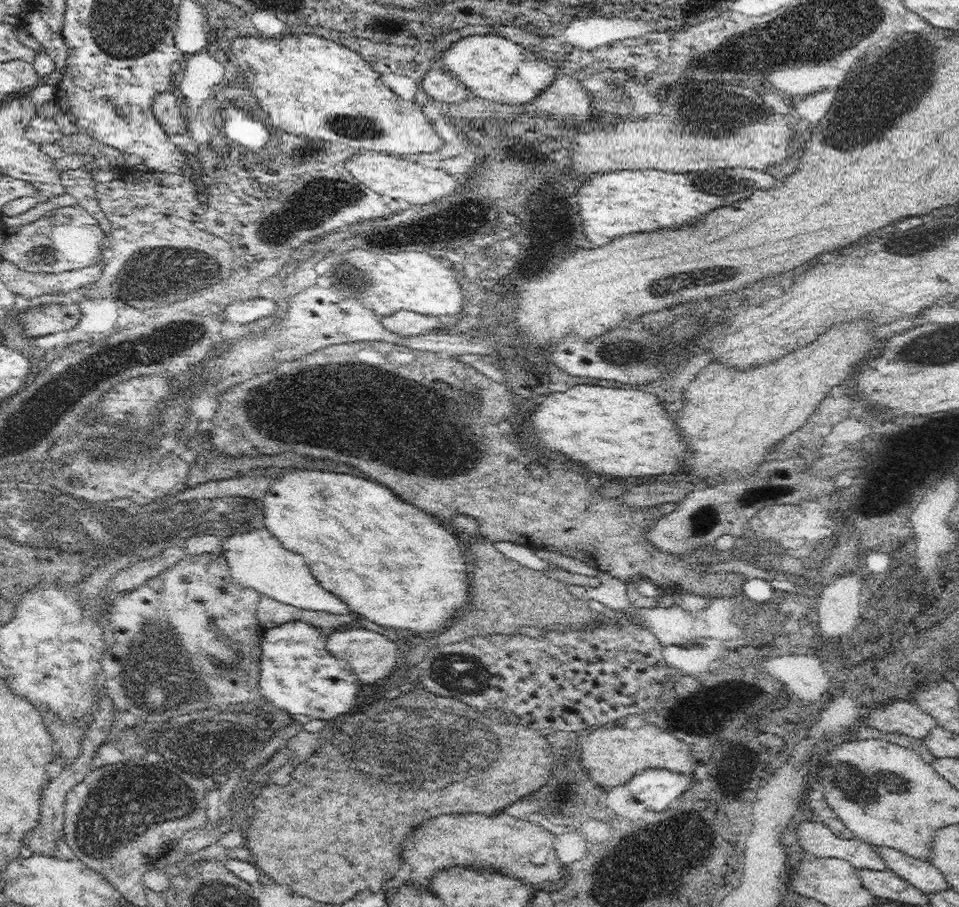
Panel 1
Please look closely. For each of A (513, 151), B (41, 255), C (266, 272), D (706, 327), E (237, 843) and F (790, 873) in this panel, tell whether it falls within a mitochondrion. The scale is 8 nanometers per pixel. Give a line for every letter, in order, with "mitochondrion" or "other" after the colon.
A: other
B: mitochondrion
C: other
D: mitochondrion
E: other
F: other

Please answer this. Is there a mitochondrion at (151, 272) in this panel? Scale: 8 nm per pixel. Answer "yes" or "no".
yes

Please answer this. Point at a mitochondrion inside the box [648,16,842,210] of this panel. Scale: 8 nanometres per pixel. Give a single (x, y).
(707, 121)

